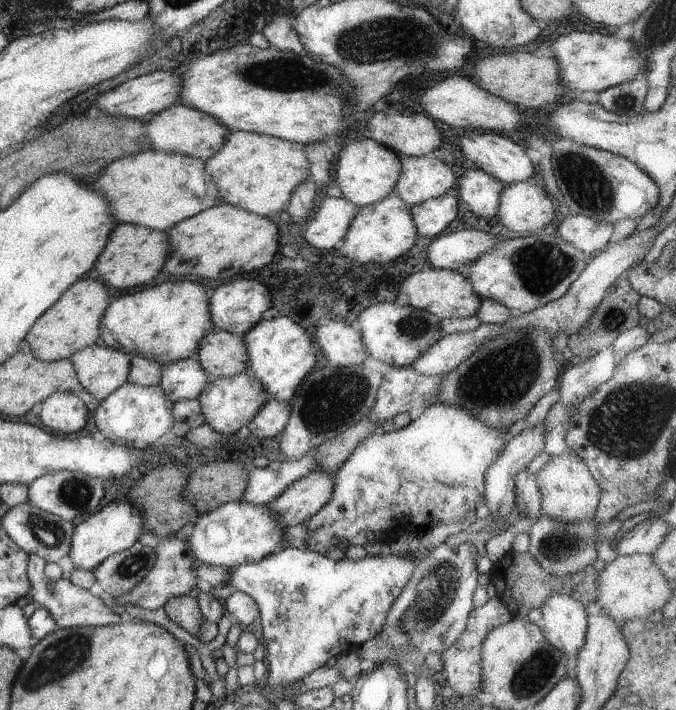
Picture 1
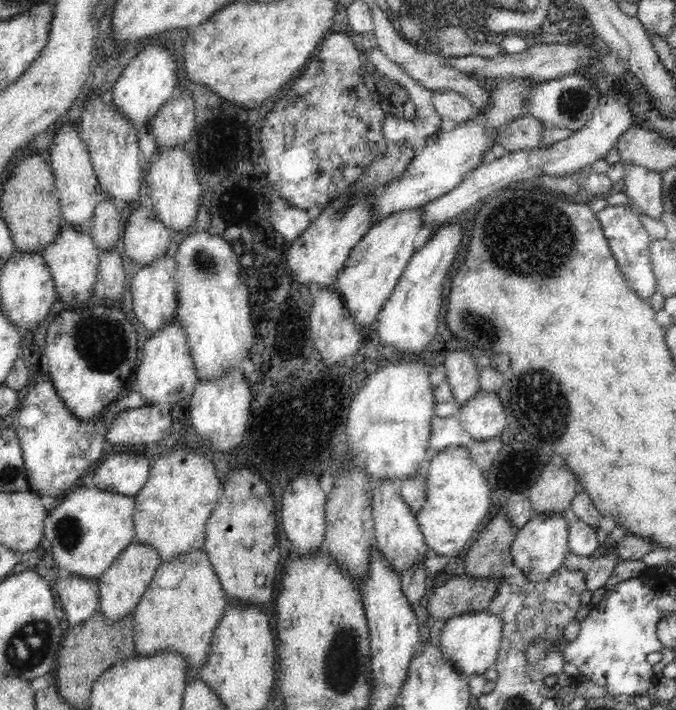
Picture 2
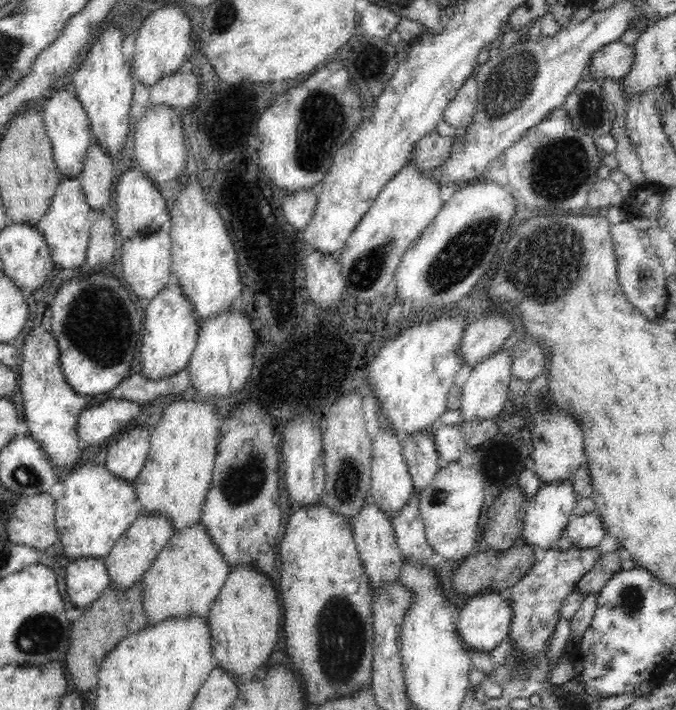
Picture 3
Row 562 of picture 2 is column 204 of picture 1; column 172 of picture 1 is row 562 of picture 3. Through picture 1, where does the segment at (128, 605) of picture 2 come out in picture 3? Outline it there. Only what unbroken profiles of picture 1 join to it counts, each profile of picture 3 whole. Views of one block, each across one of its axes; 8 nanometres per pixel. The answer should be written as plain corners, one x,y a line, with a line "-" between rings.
140,514
126,532
116,540
109,555
105,558
110,584
114,590
124,592
141,580
145,572
152,566
158,552
162,550
174,534
170,519
163,514

